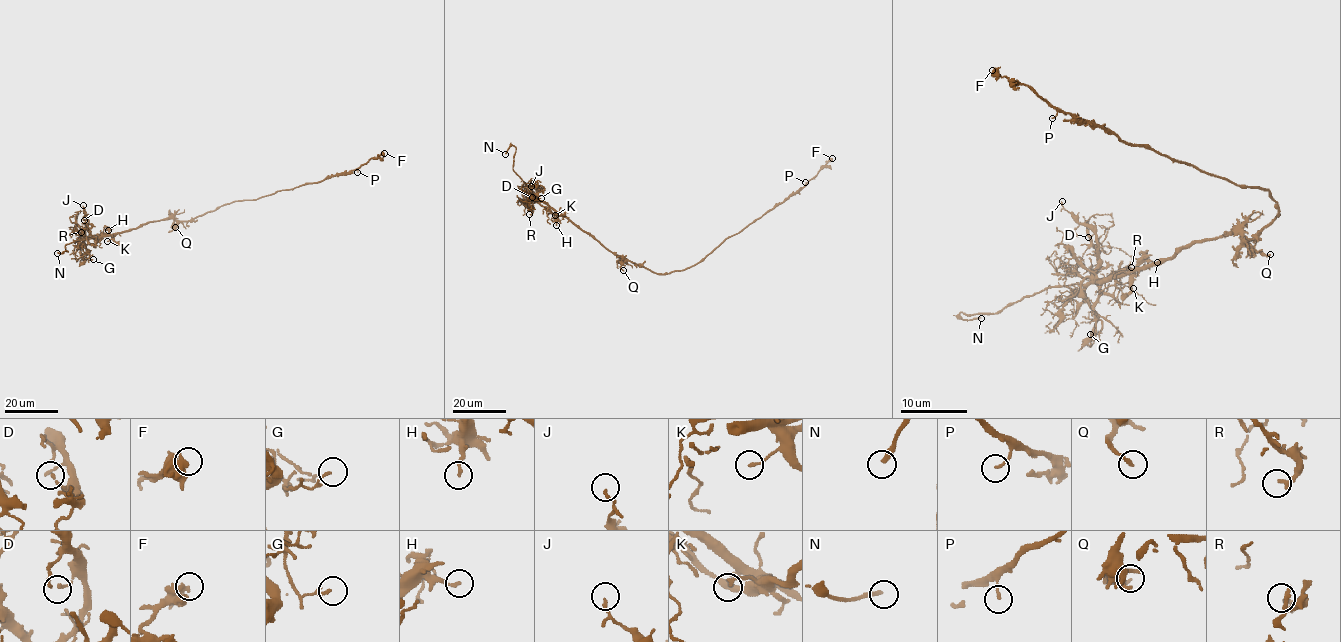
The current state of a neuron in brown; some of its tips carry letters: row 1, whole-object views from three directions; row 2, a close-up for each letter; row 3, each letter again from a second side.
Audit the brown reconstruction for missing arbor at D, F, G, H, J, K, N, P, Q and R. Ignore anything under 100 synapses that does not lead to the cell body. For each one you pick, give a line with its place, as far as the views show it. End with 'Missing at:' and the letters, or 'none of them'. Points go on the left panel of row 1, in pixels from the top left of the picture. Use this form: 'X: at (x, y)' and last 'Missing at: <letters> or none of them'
N: at (57, 253)
Missing at: N

